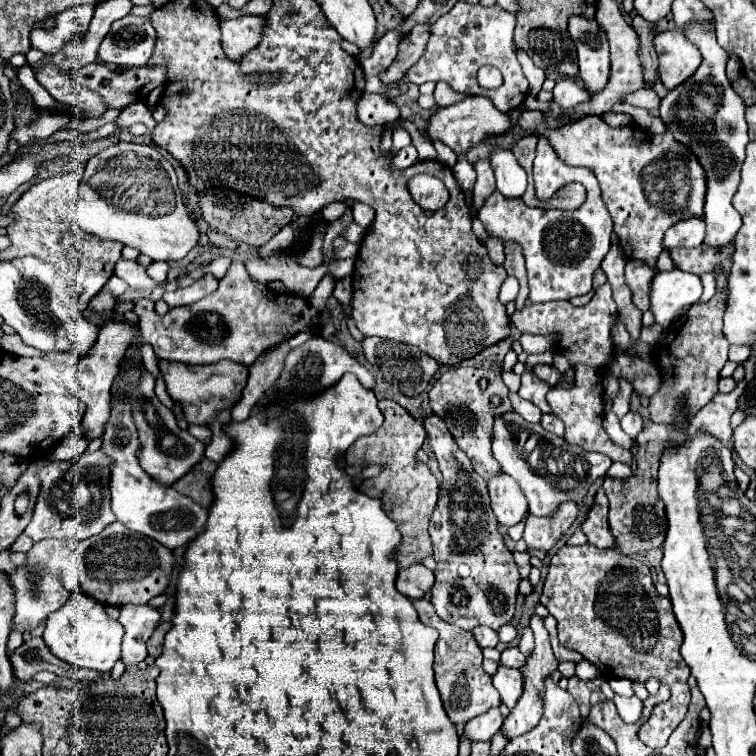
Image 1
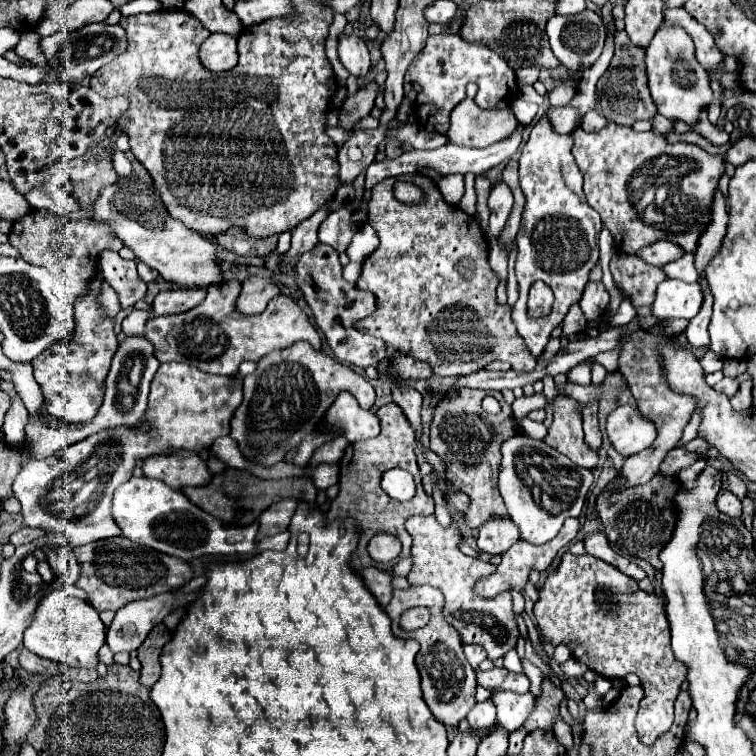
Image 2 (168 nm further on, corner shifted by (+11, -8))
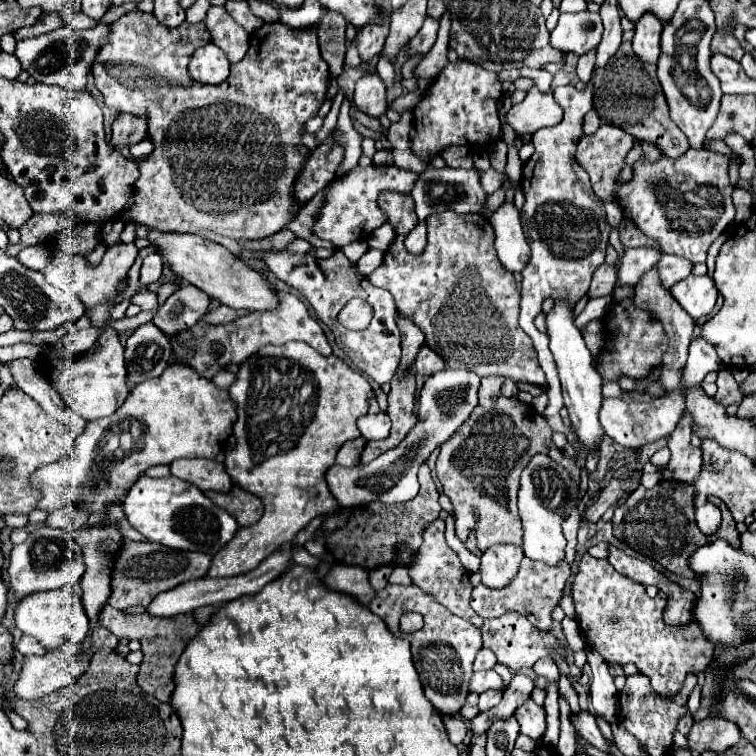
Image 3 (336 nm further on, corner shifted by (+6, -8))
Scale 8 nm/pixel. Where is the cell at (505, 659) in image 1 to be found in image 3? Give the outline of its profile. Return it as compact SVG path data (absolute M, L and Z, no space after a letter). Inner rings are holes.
M490 669L490 671L478 671L478 673L474 673L474 677L470 681L470 689L476 691L476 693L484 693L486 689L504 691L506 683L502 681L502 677L496 671Z

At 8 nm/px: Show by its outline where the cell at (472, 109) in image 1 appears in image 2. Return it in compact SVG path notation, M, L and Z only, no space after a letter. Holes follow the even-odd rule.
M463 99L451 113L451 127L449 127L449 141L455 145L466 145L472 147L489 147L497 141L503 141L513 135L513 131L519 127L519 121L511 109L486 110L477 107L473 99Z

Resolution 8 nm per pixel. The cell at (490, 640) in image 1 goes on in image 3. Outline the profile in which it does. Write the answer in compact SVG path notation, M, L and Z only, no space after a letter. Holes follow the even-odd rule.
M480 649L474 661L474 671L482 671L482 669L492 669L496 665L496 657L494 653L490 653L490 649Z

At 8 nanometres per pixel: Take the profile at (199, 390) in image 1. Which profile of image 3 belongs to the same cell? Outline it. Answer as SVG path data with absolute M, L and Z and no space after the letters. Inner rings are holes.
M170 363L160 377L136 385L134 393L128 395L128 399L122 403L122 407L116 409L116 413L86 423L86 433L82 433L82 437L76 439L74 451L70 455L64 455L60 461L48 463L30 475L30 485L42 495L38 501L38 509L52 513L54 509L82 503L82 509L86 509L88 513L104 513L102 525L114 523L122 537L130 541L146 541L124 519L120 499L126 493L126 489L140 477L140 473L144 473L152 465L170 465L174 459L180 457L214 459L222 451L226 439L232 435L232 425L236 417L236 405L234 401L230 401L228 389L220 389L210 379L198 377L198 373L188 365Z

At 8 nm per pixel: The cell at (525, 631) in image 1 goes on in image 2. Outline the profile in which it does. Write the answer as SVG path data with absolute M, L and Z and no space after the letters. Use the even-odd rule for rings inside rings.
M523 659L523 673L525 673L527 679L531 681L529 691L531 691L533 695L541 695L541 683L543 683L543 679L545 679L545 675L541 673L541 669L537 669L537 667L531 665L527 659Z

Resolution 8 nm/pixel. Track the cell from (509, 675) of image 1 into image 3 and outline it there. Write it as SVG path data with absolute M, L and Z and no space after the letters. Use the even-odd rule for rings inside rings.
M528 699L524 705L520 705L514 711L516 721L520 723L520 733L528 735L532 739L540 739L546 729L546 711L542 705Z

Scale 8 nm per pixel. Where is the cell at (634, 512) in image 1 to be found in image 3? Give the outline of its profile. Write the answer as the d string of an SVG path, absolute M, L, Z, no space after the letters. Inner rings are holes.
M662 479L656 487L634 489L614 511L612 517L614 537L640 553L642 557L654 559L658 565L668 569L678 577L694 577L694 573L686 567L686 559L698 549L700 545L714 541L718 537L726 539L734 547L740 547L740 533L736 531L736 521L730 517L726 505L722 505L722 523L716 533L704 535L694 519L694 487L674 479Z

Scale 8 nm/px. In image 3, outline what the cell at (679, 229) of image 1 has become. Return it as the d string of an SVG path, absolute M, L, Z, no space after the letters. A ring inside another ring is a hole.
M650 247L626 249L626 253L622 257L620 271L618 271L618 283L636 285L638 279L644 273L648 273L658 263L660 257L662 257L660 249L650 249Z

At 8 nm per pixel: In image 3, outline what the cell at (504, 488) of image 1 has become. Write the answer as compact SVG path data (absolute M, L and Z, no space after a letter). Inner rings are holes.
M494 545L482 553L482 563L480 563L480 573L482 573L482 583L488 587L504 587L508 585L522 561L524 553L522 547L516 545Z

